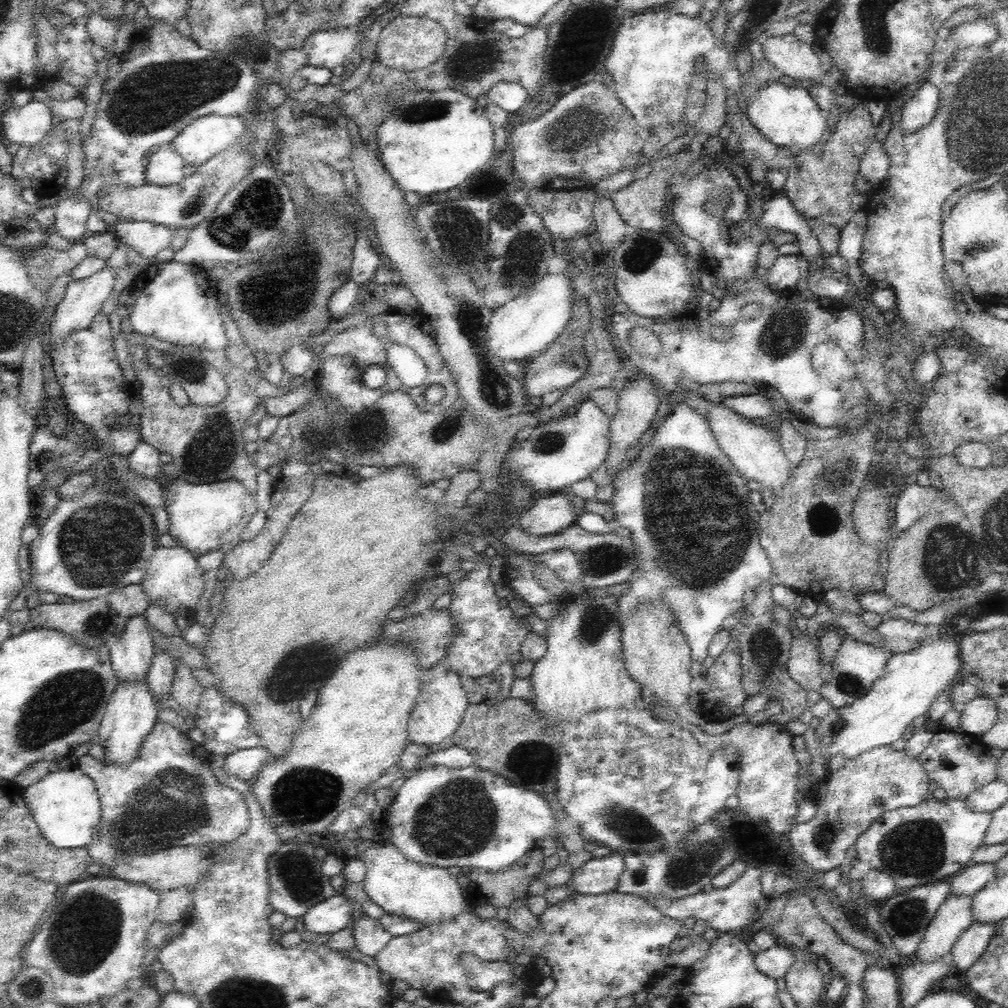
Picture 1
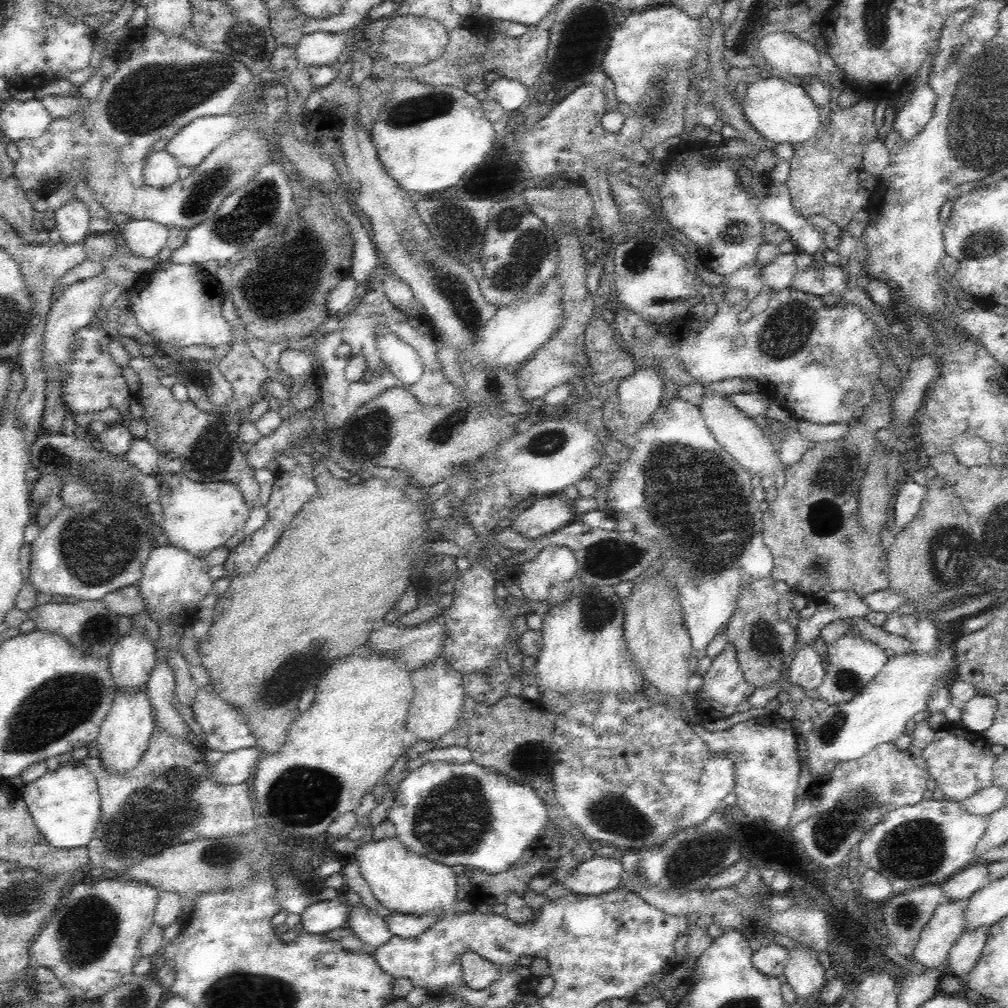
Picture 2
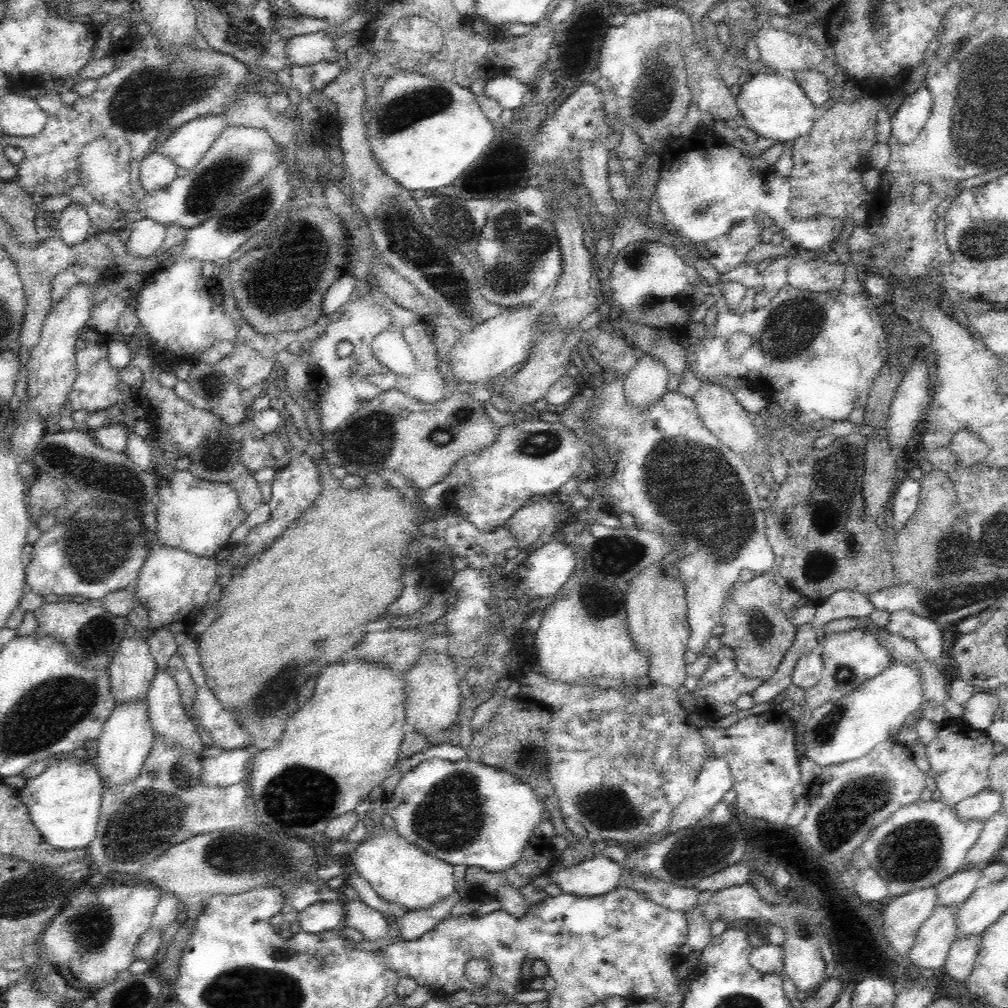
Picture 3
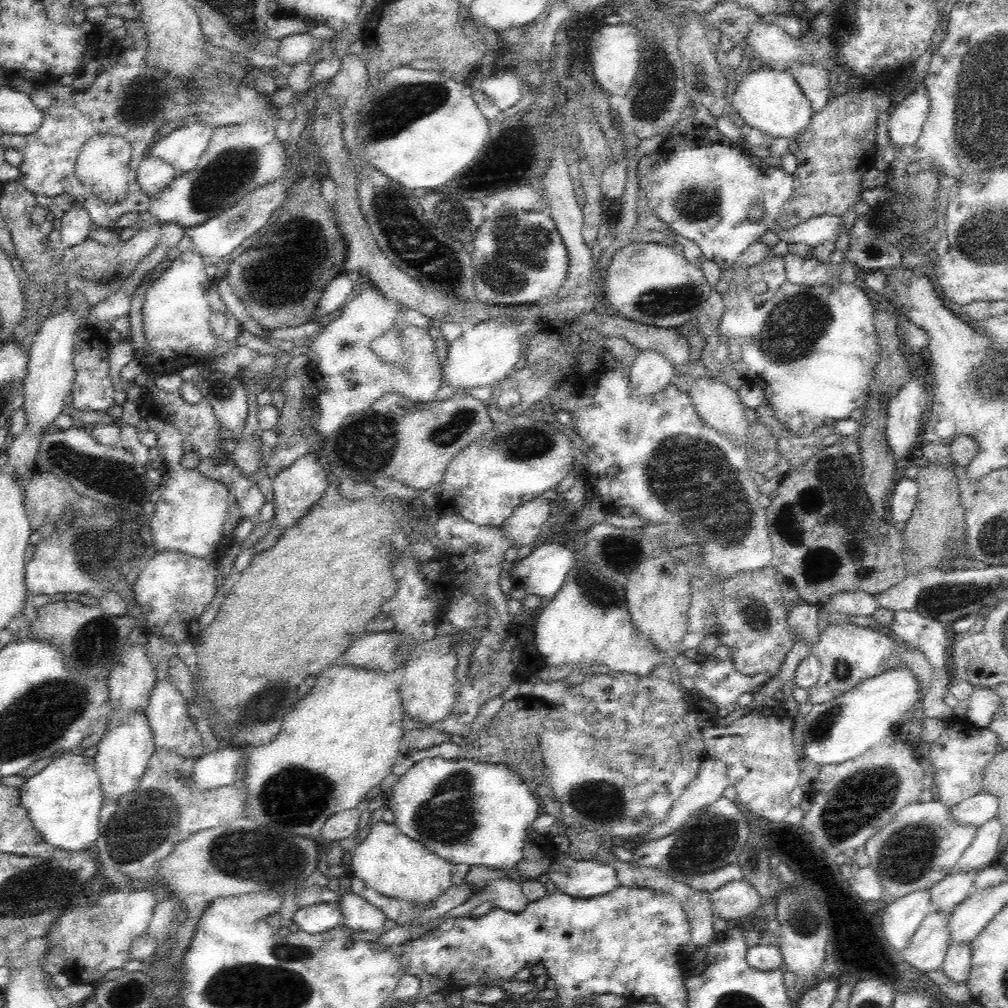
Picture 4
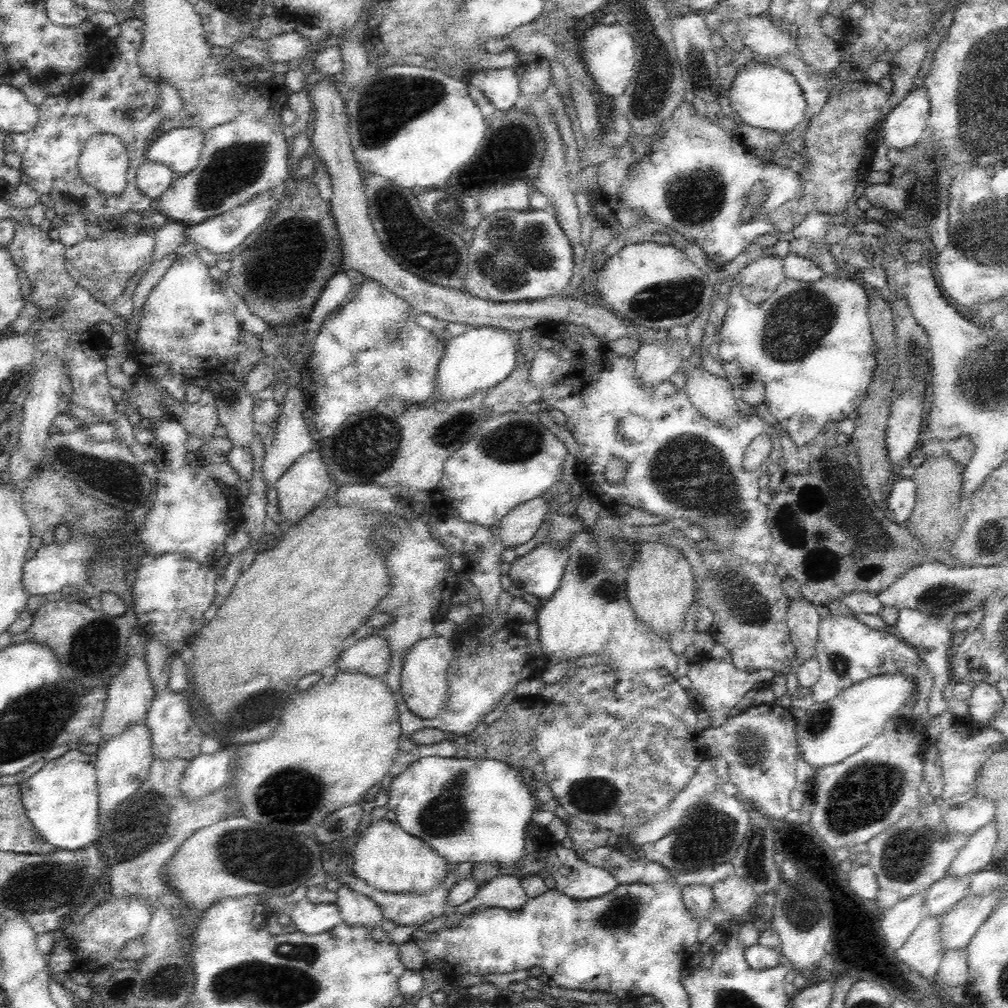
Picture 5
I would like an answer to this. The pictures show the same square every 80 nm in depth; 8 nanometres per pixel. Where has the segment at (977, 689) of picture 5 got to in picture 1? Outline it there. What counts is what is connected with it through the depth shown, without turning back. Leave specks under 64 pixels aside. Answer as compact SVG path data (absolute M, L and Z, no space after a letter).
M978 696L960 708L960 730L964 733L981 735L996 723L997 704L992 699Z

